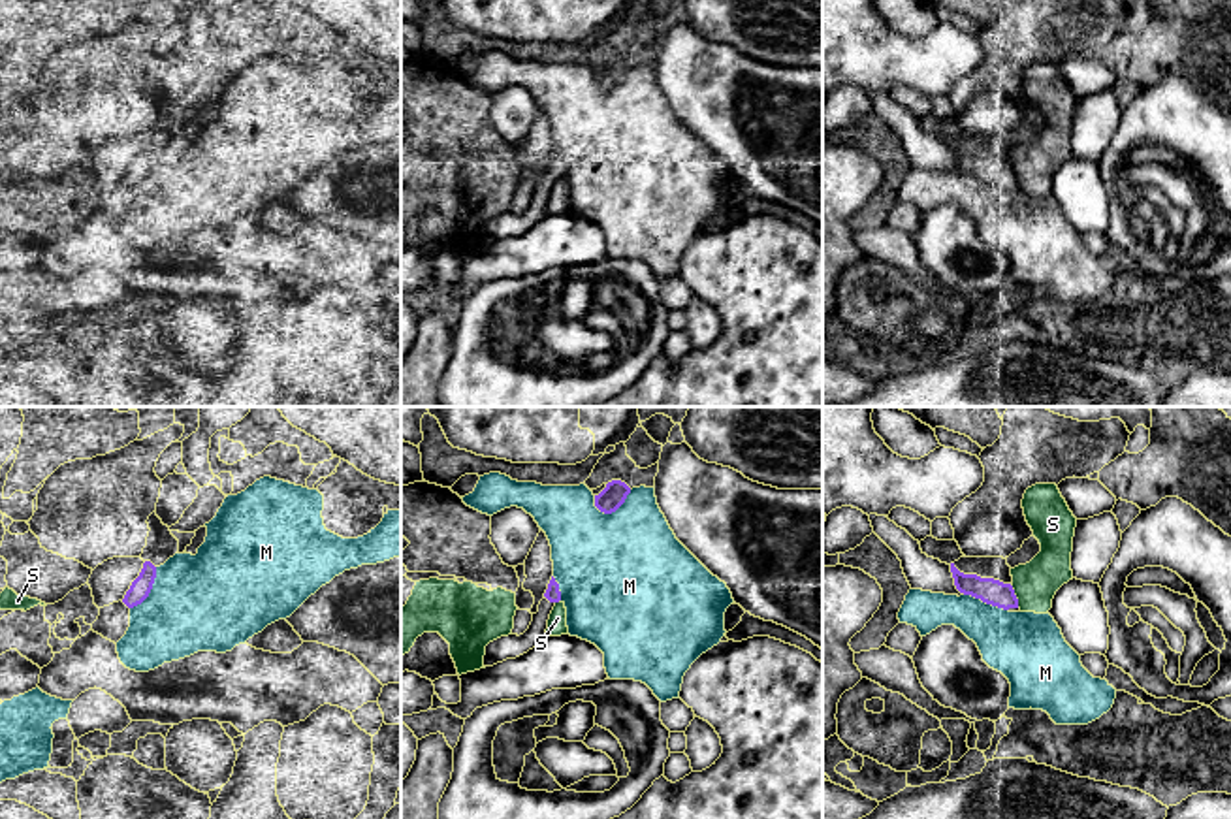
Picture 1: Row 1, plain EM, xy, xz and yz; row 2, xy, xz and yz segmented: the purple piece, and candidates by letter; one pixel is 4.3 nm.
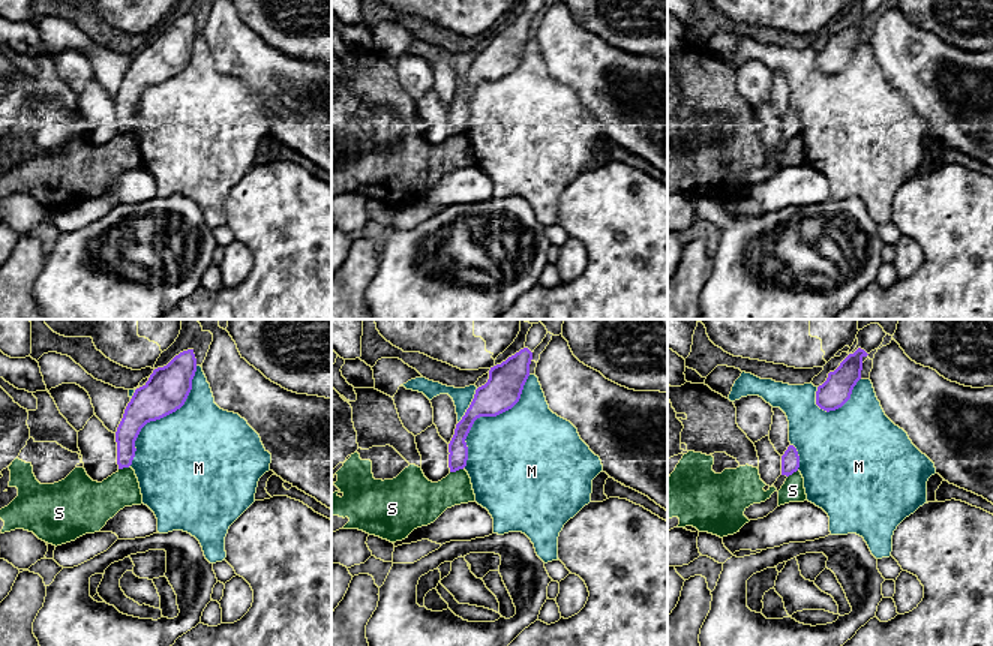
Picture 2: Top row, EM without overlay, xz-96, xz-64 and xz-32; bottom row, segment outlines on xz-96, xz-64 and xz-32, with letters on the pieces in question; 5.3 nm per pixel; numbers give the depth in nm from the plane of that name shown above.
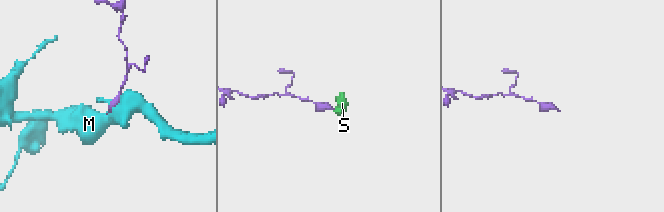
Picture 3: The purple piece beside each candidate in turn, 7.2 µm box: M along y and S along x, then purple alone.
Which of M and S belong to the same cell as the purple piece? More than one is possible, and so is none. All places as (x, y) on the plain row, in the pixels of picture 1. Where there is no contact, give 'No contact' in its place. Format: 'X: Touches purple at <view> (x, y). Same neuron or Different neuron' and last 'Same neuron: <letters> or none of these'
M: Touches purple at xz (614, 89). Different neuron
S: Touches purple at yz (1015, 174). Different neuron
Same neuron: none of these

